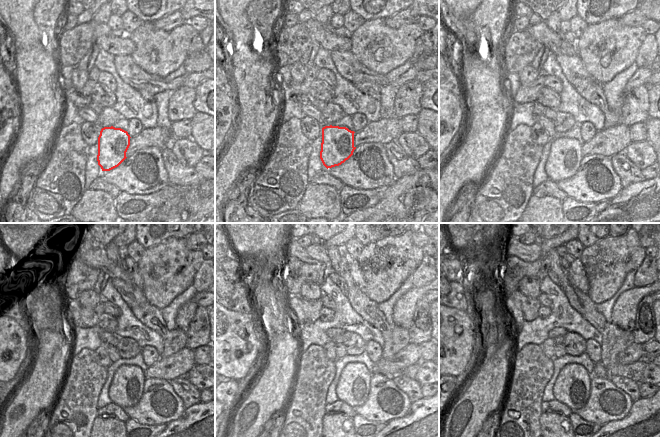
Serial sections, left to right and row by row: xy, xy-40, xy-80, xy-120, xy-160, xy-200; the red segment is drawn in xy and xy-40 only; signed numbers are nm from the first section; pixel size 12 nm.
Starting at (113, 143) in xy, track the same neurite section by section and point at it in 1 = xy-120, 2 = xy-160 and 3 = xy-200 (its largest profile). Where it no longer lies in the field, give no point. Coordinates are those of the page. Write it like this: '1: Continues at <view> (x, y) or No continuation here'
1: Continues at xy-120 (135, 376)
2: Continues at xy-160 (360, 376)
3: Continues at xy-200 (572, 387).

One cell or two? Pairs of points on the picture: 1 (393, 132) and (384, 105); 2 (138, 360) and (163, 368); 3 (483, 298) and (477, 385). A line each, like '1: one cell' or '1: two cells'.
1: two cells
2: two cells
3: one cell

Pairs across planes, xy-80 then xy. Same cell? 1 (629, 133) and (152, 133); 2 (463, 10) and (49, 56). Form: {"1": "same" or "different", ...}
{"1": "same", "2": "same"}

